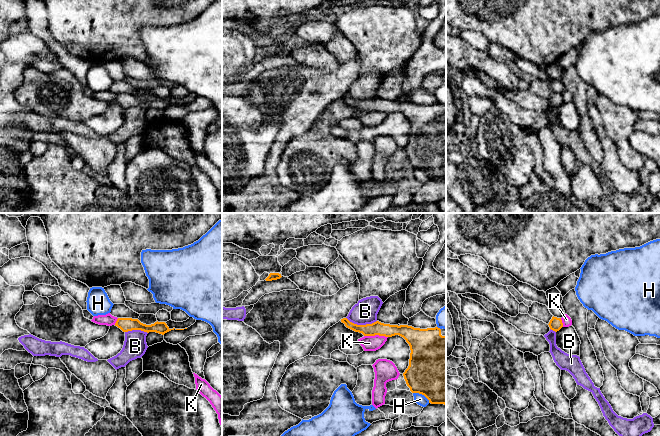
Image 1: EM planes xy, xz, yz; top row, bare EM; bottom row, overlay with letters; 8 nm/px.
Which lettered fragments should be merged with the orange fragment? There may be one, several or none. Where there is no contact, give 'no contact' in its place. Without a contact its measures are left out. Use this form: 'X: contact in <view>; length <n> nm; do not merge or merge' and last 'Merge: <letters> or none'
B: contact in xz; length 260 nm; merge
H: contact in xz; length 160 nm; do not merge
K: contact in xz; length 190 nm; do not merge
Merge: B

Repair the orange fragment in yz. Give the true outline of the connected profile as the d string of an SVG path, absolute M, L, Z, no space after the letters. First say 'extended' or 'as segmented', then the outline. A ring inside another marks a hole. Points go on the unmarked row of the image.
as segmented; M552 93L552 95L549 98L549 103L551 106L557 108L559 107L562 103L563 103L563 99L561 94L557 94L557 93Z

